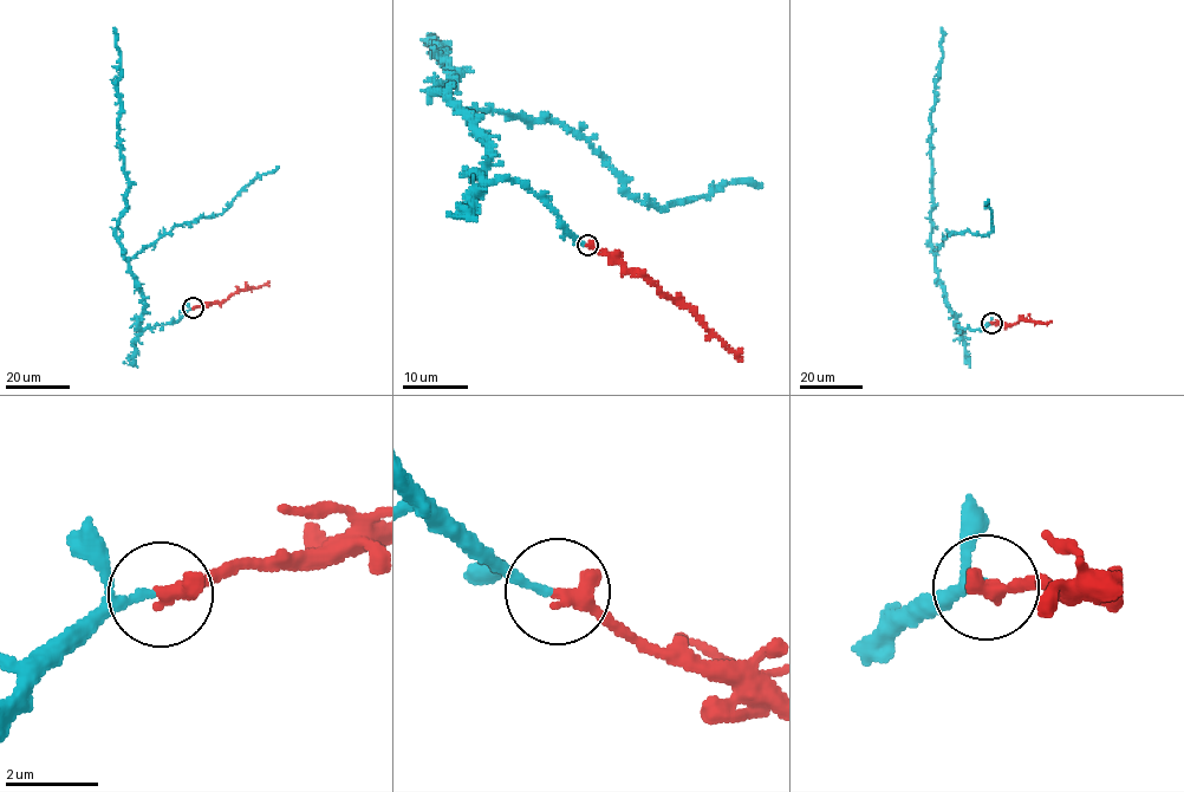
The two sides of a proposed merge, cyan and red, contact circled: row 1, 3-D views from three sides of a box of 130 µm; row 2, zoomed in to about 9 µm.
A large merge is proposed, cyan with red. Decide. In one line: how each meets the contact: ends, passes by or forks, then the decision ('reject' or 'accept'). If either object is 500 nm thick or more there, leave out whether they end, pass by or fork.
cyan passes by; red ends; accept

